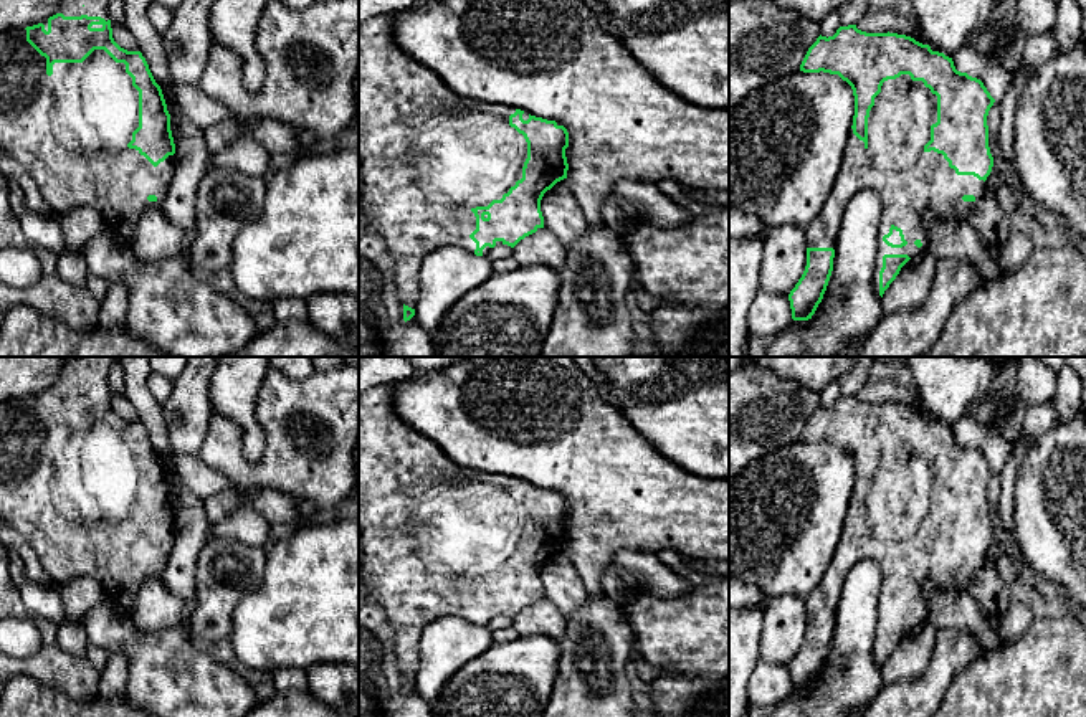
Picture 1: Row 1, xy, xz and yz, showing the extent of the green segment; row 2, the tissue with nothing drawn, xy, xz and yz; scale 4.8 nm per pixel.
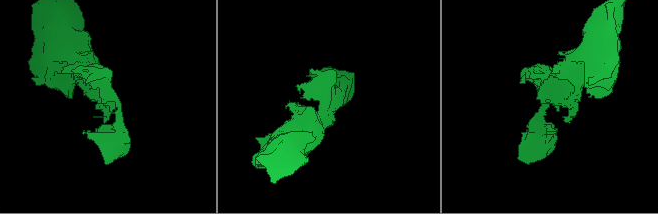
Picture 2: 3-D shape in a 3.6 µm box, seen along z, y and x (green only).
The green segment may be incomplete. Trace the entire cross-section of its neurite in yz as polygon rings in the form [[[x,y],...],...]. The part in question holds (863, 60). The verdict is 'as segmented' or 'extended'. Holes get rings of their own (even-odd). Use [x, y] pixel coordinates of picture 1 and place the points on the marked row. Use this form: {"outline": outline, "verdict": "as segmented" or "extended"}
{"outline": [[[856,25],[840,26],[828,38],[820,35],[800,71],[838,74],[855,96],[843,164],[822,211],[805,228],[807,266],[788,294],[792,319],[808,321],[826,291],[840,221],[856,192],[873,190],[883,202],[873,273],[873,287],[881,297],[909,259],[927,253],[926,211],[939,221],[967,220],[987,193],[985,180],[993,167],[987,116],[995,99],[980,79],[957,71],[952,58],[932,51],[929,45],[889,31],[866,33]]], "verdict": "extended"}

